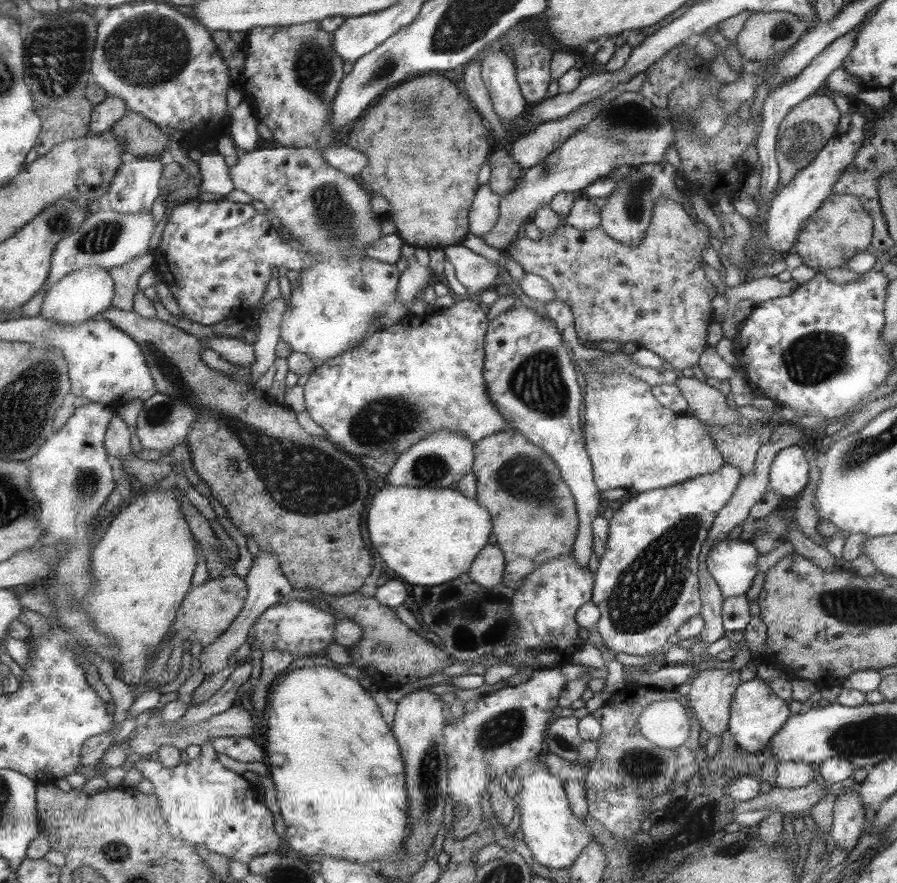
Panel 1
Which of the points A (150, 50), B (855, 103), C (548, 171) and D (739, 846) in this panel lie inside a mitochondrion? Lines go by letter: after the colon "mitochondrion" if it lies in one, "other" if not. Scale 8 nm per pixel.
A: mitochondrion
B: other
C: mitochondrion
D: mitochondrion

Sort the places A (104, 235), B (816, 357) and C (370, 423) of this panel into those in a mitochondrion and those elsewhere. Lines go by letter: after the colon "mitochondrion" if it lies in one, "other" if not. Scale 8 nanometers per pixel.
A: mitochondrion
B: mitochondrion
C: mitochondrion

